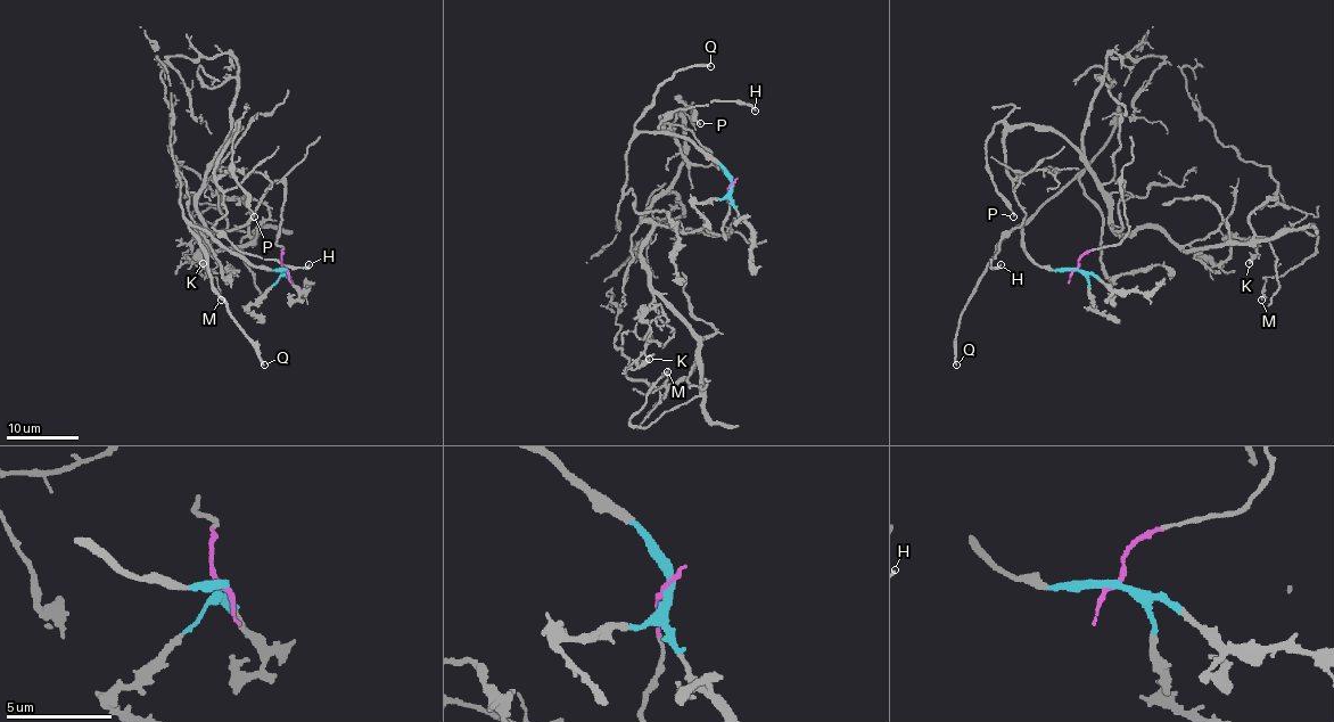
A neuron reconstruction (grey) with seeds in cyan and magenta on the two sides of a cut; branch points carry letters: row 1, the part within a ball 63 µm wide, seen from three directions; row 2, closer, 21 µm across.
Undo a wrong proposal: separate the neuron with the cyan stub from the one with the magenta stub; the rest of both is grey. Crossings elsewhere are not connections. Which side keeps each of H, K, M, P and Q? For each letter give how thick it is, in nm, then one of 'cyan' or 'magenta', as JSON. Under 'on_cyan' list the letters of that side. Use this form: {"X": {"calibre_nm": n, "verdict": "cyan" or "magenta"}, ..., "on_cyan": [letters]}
{"H": {"calibre_nm": 200, "verdict": "magenta"}, "K": {"calibre_nm": 200, "verdict": "magenta"}, "M": {"calibre_nm": 200, "verdict": "magenta"}, "P": {"calibre_nm": 110, "verdict": "magenta"}, "Q": {"calibre_nm": 180, "verdict": "cyan"}, "on_cyan": ["Q"]}

